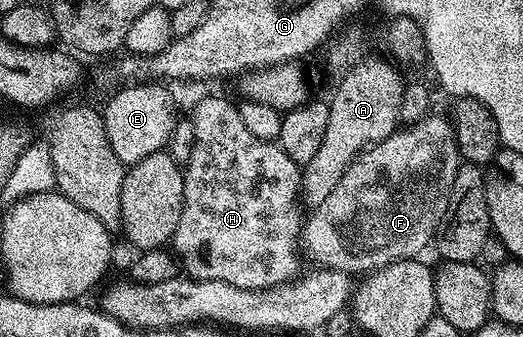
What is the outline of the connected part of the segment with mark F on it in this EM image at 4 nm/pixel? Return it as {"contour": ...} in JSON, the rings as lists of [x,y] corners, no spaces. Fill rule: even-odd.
{"contour":[[[429,116],[411,128],[397,129],[384,142],[361,151],[355,161],[349,163],[334,192],[326,196],[322,204],[314,206],[312,216],[306,220],[307,250],[309,248],[320,261],[317,263],[321,267],[344,270],[353,276],[375,272],[392,262],[415,259],[419,255],[416,253],[430,246],[439,231],[448,207],[450,188],[461,165],[460,150],[447,117]]]}

